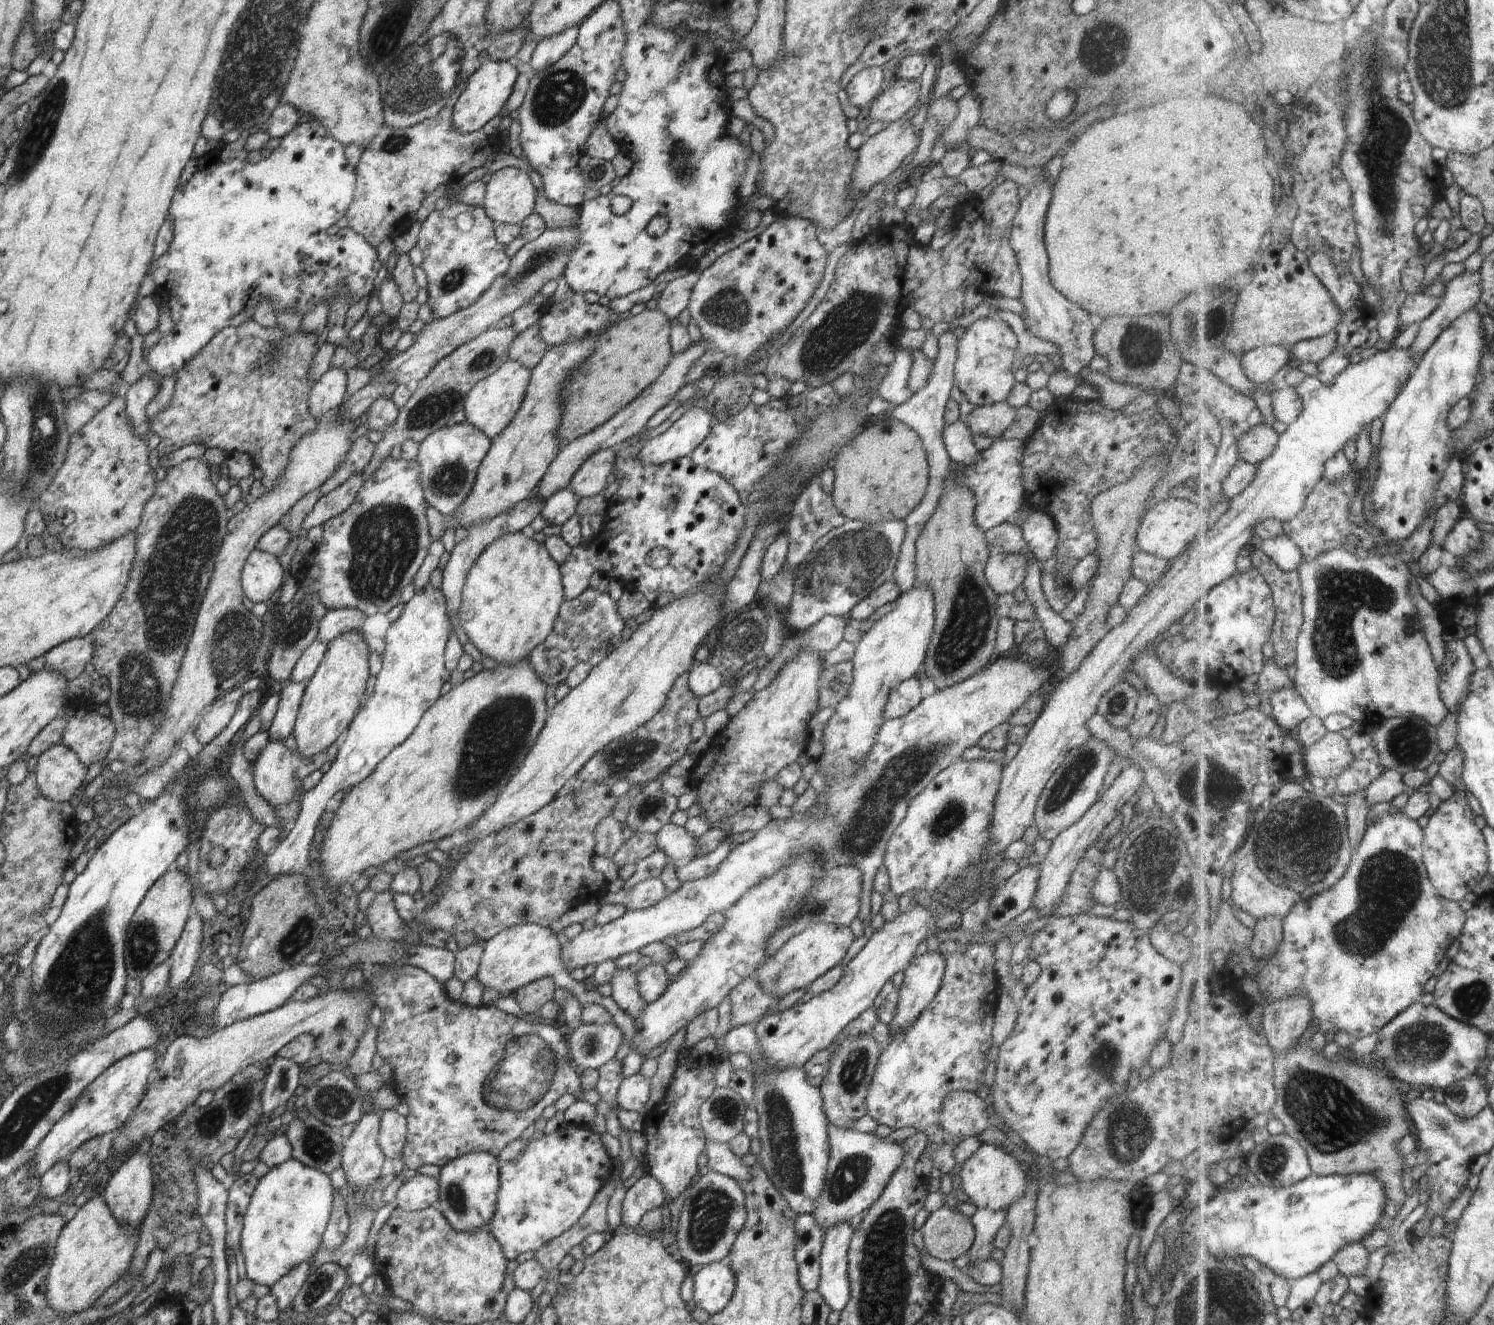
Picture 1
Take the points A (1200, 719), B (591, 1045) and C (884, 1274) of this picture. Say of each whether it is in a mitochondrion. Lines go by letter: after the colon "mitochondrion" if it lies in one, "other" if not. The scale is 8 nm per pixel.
A: other
B: other
C: mitochondrion

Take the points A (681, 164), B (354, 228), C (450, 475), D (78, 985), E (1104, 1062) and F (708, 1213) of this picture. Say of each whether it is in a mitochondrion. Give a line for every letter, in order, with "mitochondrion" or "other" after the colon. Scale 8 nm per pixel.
A: mitochondrion
B: other
C: mitochondrion
D: mitochondrion
E: mitochondrion
F: mitochondrion

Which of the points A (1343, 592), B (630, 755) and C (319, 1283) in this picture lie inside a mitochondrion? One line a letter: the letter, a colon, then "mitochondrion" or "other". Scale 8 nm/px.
A: mitochondrion
B: mitochondrion
C: mitochondrion

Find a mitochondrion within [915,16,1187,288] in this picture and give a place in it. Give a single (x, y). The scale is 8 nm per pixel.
(1102, 45)

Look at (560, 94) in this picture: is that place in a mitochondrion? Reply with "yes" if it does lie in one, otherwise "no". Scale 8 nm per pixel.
yes

